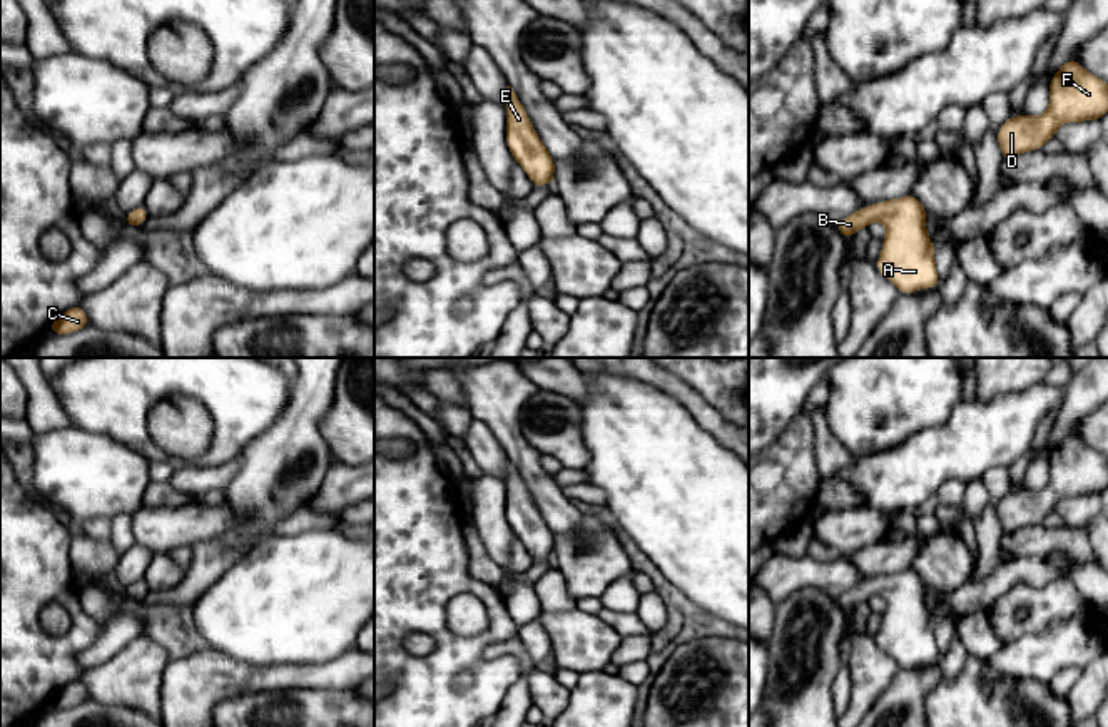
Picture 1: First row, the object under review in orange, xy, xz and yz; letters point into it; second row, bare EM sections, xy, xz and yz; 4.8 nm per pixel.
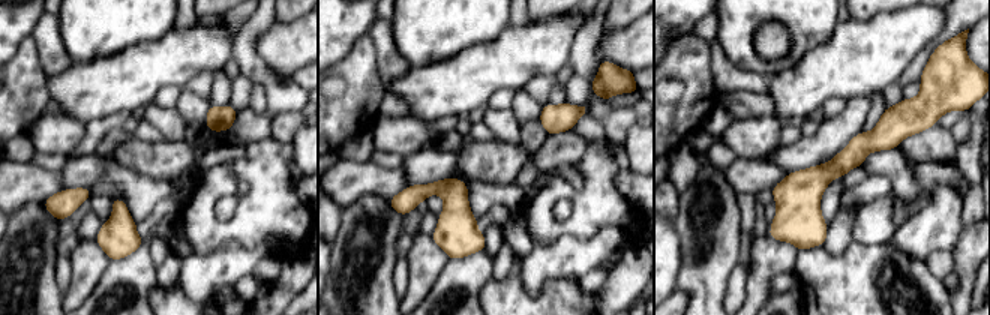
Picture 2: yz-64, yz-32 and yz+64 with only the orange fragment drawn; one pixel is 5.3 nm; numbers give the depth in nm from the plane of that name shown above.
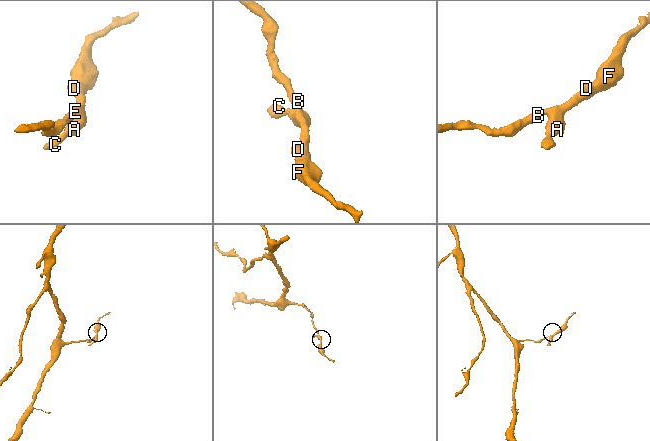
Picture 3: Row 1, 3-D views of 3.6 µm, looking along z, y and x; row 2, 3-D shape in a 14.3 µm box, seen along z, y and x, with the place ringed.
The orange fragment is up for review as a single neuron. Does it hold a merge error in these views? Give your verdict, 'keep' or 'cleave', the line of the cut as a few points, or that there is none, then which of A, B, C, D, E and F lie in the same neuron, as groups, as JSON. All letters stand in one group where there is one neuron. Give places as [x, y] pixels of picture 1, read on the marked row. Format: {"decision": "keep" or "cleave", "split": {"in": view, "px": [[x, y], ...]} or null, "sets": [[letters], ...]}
{"decision": "keep", "split": null, "sets": [["A", "B", "C", "D", "E", "F"]]}

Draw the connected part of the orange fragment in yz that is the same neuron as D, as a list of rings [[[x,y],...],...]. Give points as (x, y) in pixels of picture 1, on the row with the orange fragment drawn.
[[[1075,58],[1065,62],[1051,79],[1050,105],[1039,117],[1008,117],[998,130],[1003,160],[1041,150],[1065,122],[1100,120],[1108,114],[1108,82],[1090,74]]]

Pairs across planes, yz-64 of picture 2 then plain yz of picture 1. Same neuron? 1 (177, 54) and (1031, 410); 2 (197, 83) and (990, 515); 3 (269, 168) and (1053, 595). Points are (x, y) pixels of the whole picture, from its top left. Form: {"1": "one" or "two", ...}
{"1": "one", "2": "one", "3": "one"}

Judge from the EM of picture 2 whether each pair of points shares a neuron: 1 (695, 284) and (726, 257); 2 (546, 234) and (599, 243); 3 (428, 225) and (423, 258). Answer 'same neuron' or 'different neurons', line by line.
1: same neuron
2: different neurons
3: different neurons

